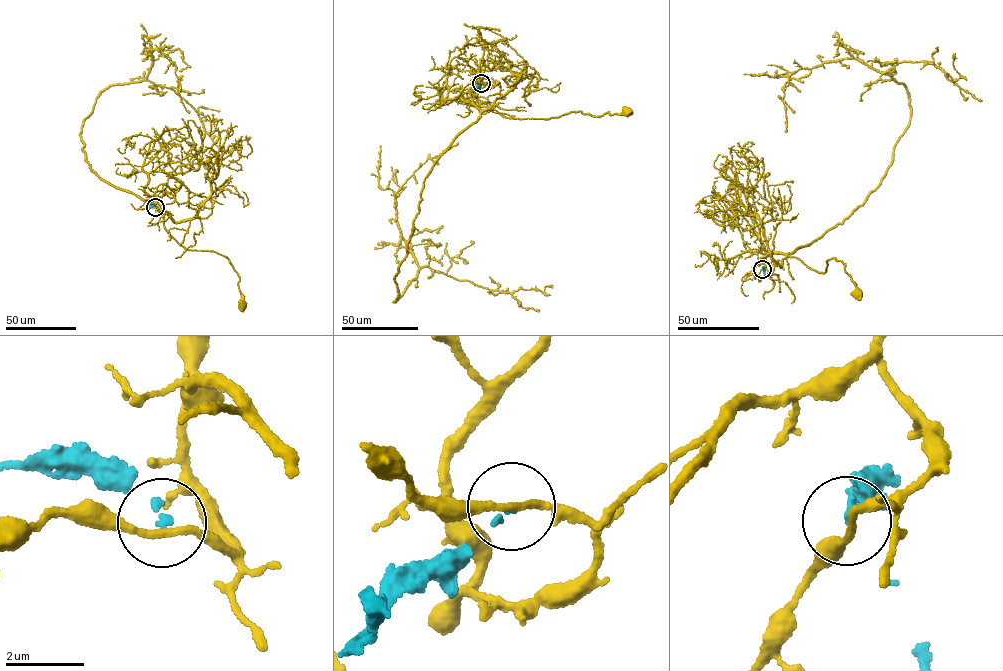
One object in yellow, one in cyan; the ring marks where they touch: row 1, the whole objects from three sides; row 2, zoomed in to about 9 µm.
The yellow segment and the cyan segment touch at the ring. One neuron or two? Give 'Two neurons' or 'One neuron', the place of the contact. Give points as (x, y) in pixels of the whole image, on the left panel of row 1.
Two neurons. Place: (155, 207)

